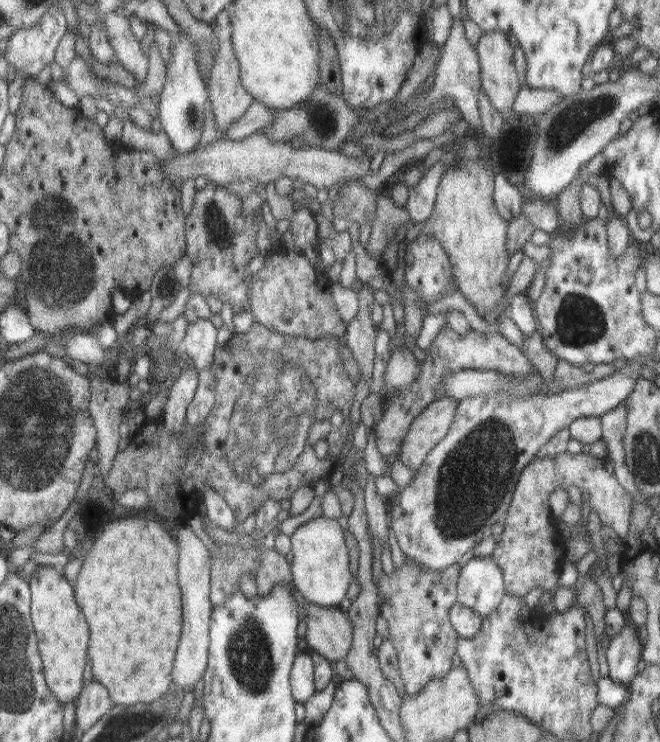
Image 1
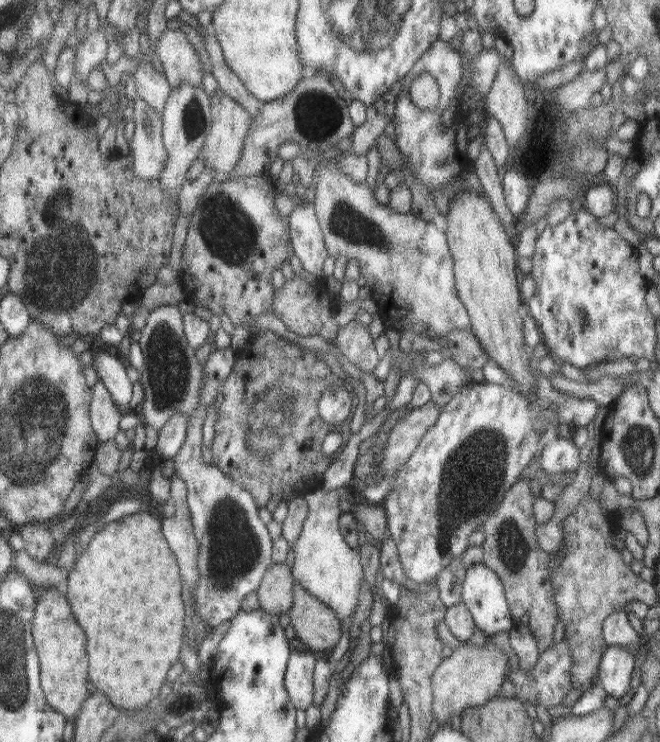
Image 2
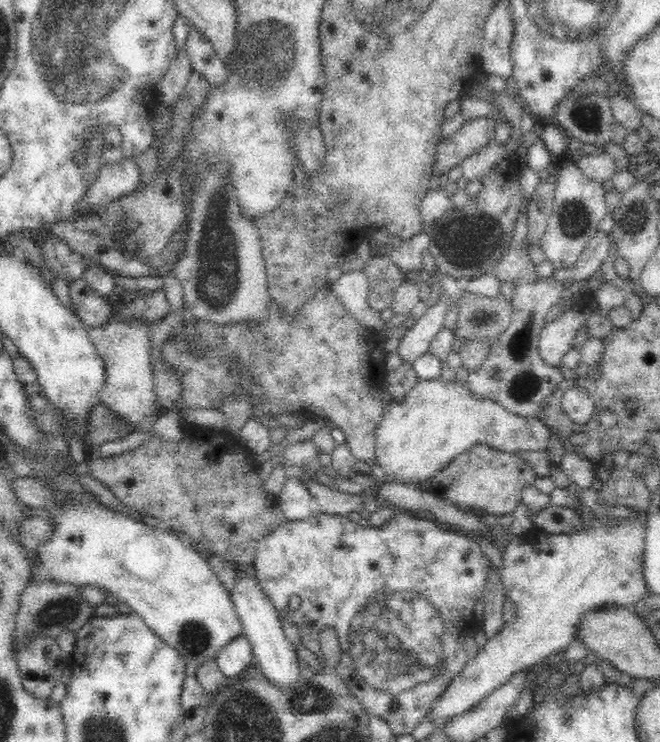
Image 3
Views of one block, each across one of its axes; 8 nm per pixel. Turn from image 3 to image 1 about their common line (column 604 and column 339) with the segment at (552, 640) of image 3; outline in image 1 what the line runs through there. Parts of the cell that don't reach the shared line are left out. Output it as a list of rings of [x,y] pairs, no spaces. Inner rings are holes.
[[[311,518],[309,522],[297,526],[297,530],[291,534],[291,584],[295,590],[303,594],[303,598],[311,604],[319,606],[337,606],[351,584],[351,572],[349,572],[349,548],[345,544],[345,532],[337,524],[337,518]]]

